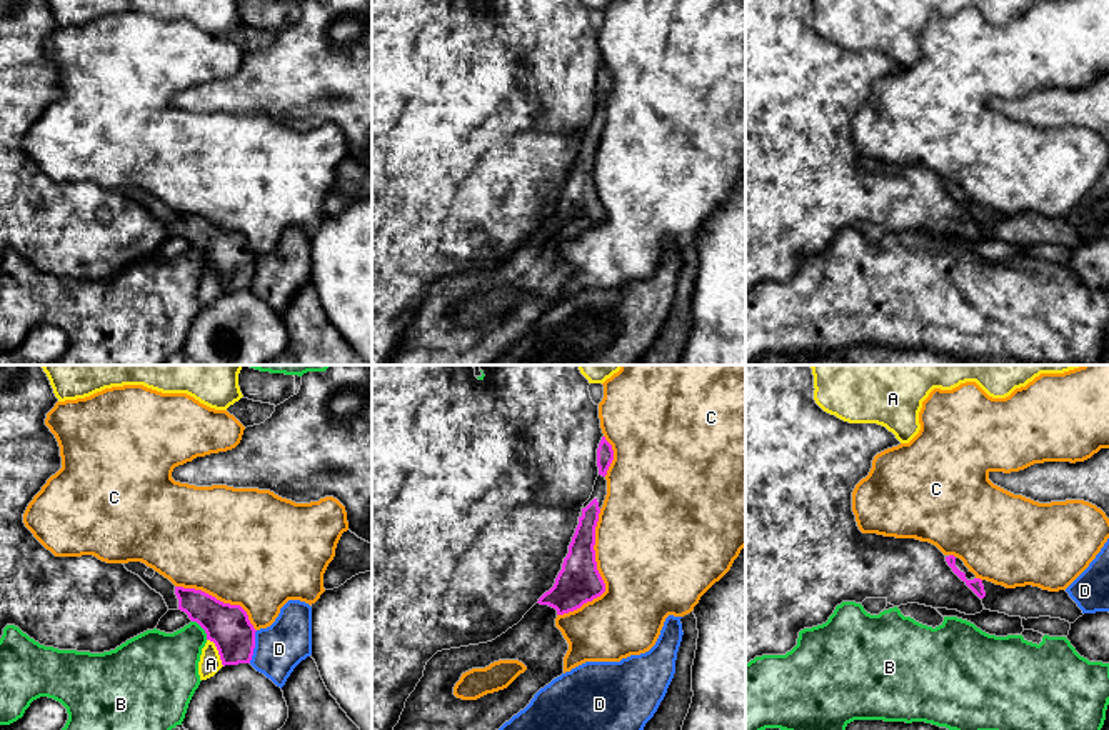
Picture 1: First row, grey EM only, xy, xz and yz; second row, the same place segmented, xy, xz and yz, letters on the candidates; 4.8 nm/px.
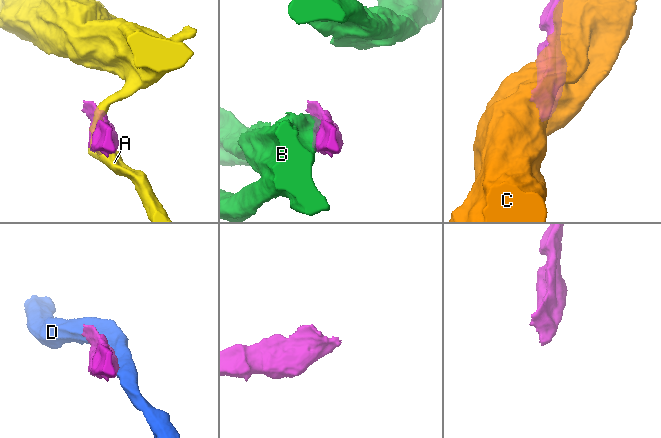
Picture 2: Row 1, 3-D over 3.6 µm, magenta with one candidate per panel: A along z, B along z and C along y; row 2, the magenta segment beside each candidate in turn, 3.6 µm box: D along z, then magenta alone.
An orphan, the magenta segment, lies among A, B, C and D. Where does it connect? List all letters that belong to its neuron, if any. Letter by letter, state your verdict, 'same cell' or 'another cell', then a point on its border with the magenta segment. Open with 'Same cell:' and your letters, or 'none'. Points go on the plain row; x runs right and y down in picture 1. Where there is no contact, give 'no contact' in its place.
Same cell: none
A: another cell; meets magenta in xy at (219, 279)
B: another cell; meets magenta in xy at (202, 254)
C: another cell; meets magenta in xz at (599, 200)
D: another cell; meets magenta in xy at (254, 274)

